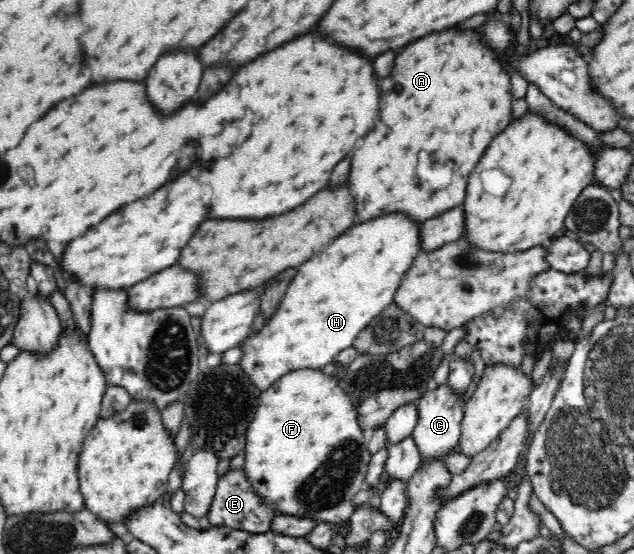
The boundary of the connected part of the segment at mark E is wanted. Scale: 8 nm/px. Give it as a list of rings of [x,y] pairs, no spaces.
[[[228,470],[217,483],[213,502],[209,506],[209,514],[205,516],[206,526],[226,526],[235,530],[244,530],[252,534],[264,534],[270,530],[271,519],[277,515],[276,508],[272,508],[260,500],[260,496],[247,480],[245,471]]]

